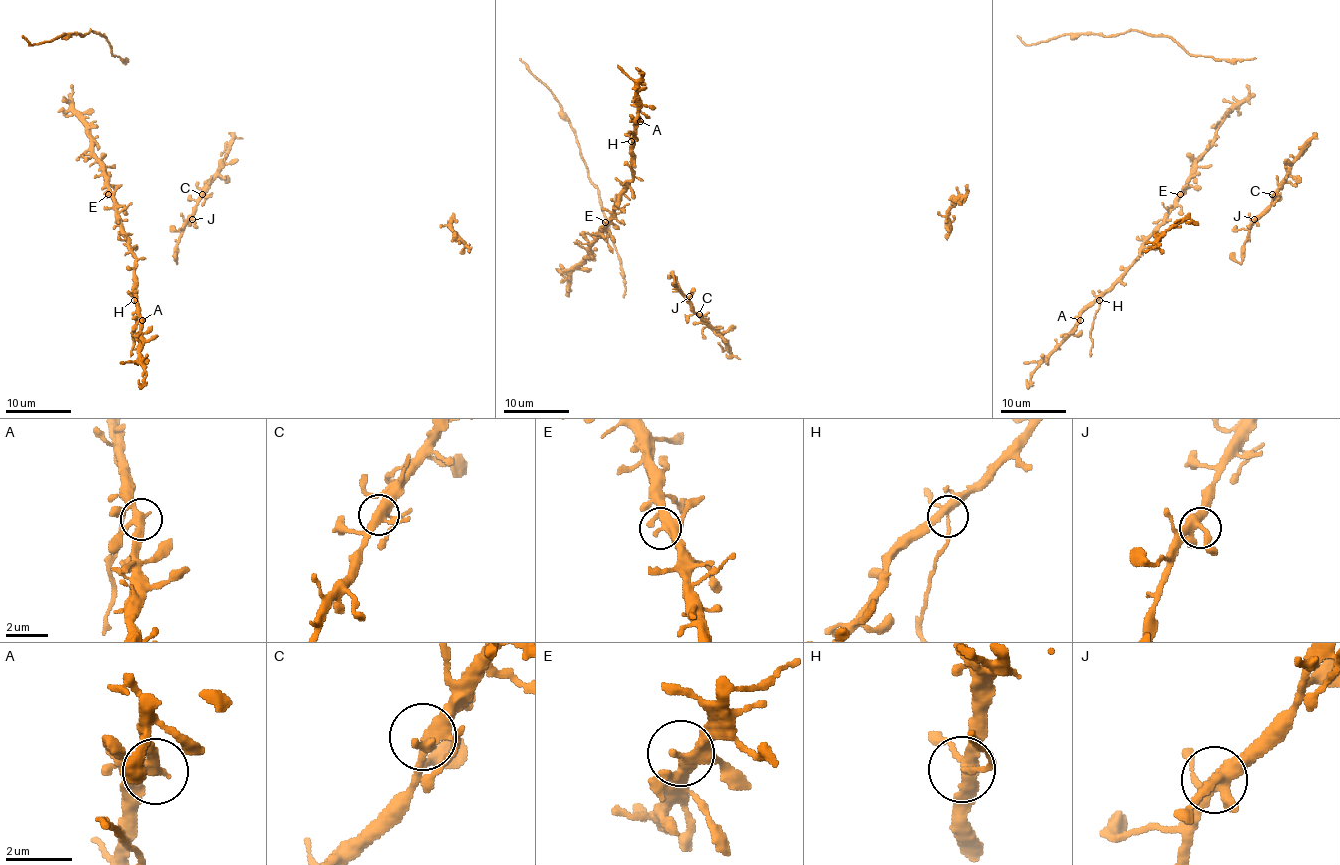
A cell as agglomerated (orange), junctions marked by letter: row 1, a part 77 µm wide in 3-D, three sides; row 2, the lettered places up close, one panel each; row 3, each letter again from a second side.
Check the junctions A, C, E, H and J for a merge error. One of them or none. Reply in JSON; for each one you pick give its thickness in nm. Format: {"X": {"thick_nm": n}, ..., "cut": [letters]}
{"H": {"thick_nm": 320}, "cut": ["H"]}

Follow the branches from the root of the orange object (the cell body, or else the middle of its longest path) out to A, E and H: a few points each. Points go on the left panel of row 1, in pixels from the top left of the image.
A: (127, 214), (121, 206), (118, 208), (119, 231), (127, 239), (136, 259), (134, 300), (142, 320)
E: (127, 214), (108, 194)
H: (127, 214), (121, 206), (118, 208), (119, 231), (127, 239), (136, 259), (134, 300)

